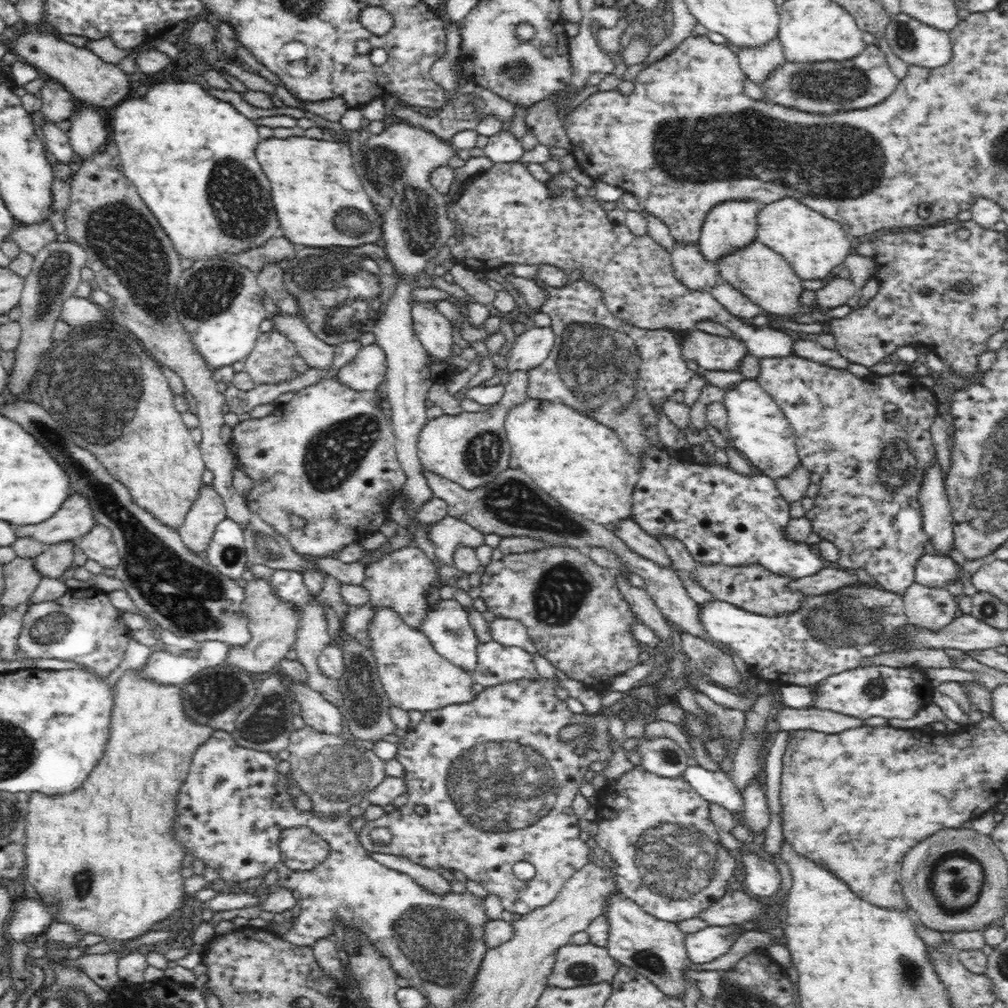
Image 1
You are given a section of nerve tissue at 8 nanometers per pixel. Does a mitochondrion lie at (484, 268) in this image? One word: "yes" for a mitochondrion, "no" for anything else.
no

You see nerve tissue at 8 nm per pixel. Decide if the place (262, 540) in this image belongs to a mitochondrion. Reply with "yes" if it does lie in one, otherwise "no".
yes

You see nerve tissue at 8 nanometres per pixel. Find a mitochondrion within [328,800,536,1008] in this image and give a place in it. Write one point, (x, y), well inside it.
(441, 946)

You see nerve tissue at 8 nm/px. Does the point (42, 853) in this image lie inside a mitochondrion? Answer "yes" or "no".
no

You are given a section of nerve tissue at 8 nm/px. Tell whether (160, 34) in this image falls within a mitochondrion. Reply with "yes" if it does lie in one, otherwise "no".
no

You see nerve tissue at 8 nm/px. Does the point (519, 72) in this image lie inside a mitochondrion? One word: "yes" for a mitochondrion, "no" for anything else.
yes

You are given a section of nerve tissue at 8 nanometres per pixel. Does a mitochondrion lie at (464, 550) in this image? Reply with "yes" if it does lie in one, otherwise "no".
no

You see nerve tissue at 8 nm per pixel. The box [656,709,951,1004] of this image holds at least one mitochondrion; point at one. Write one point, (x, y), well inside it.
(911, 973)

